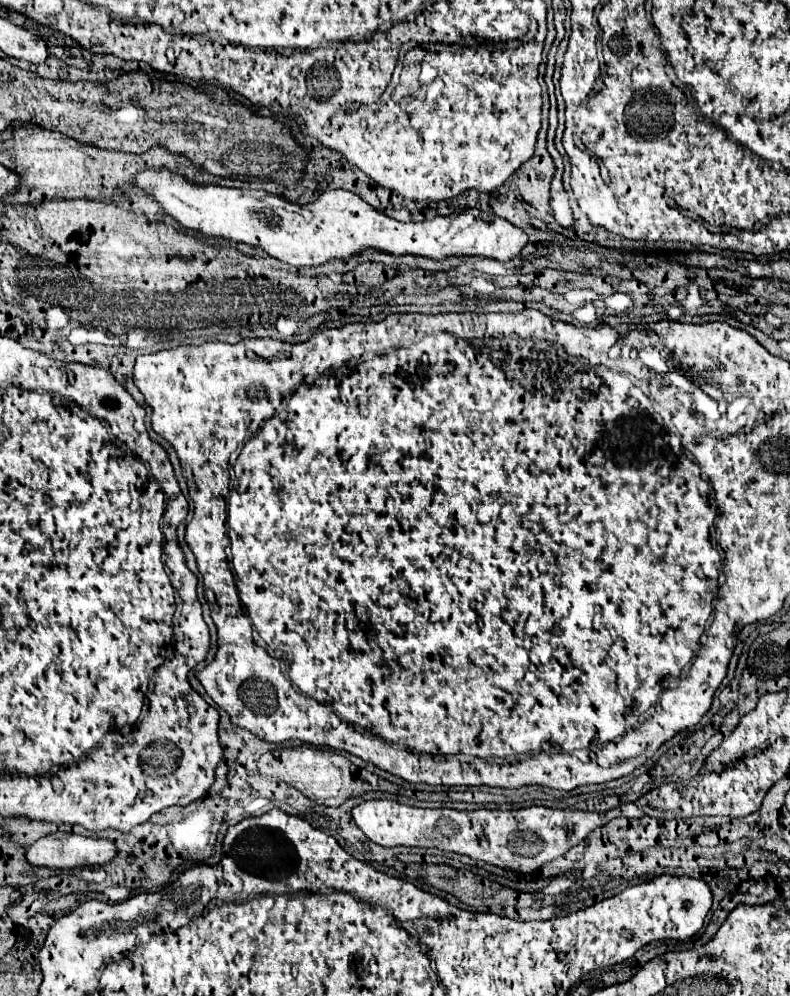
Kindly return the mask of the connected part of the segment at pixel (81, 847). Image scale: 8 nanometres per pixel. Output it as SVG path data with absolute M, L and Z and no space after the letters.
M69 832L49 834L27 846L27 860L33 866L47 868L105 866L115 856L117 856L115 842Z

